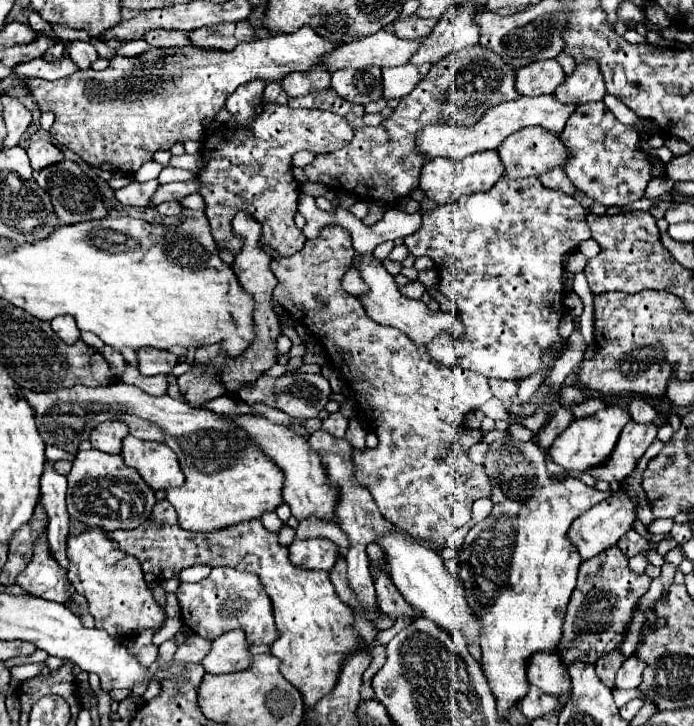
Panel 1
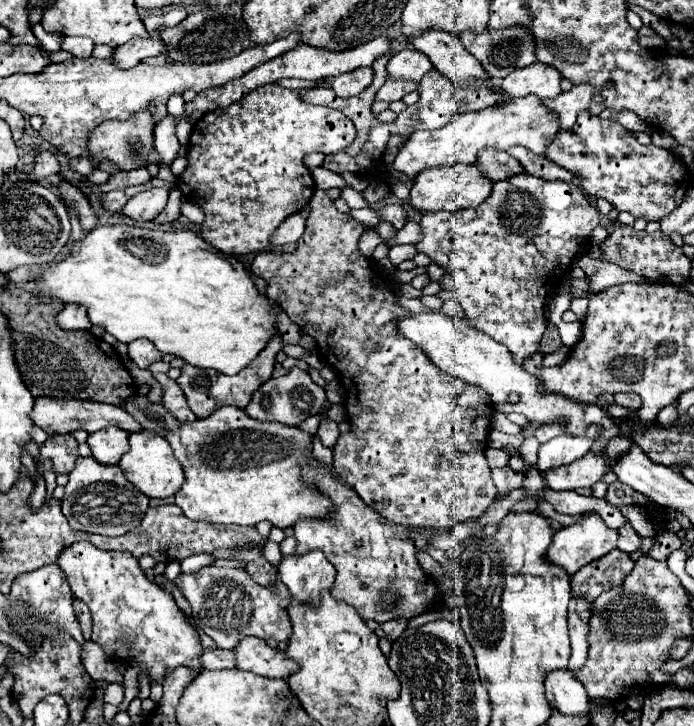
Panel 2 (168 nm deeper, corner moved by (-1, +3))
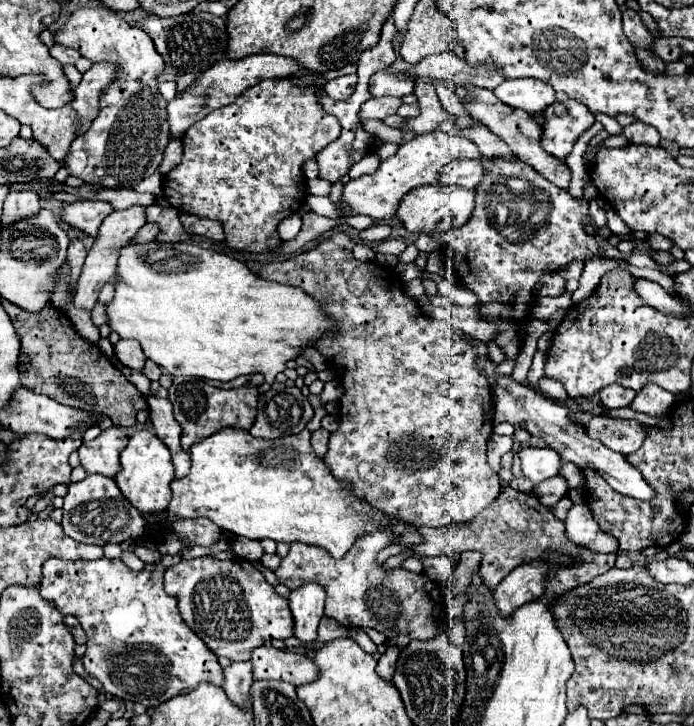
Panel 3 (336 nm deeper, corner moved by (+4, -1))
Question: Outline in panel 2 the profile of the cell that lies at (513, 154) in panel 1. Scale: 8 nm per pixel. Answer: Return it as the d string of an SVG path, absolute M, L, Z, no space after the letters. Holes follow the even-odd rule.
M486 148L486 150L478 152L476 166L492 182L504 180L504 178L514 176L516 172L524 170L524 168L520 168L520 162L516 158L508 156L506 152L492 152L492 148Z

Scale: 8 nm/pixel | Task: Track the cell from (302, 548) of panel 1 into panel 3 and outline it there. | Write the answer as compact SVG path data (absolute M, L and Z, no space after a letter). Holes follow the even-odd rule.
M305 582L289 594L289 608L295 618L295 636L301 642L317 638L317 626L323 618L325 588L317 582Z

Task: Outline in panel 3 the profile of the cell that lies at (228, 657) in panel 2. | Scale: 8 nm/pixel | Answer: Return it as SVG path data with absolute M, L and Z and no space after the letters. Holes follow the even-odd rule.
M231 662L227 668L223 668L223 690L233 702L247 702L251 684L251 662Z

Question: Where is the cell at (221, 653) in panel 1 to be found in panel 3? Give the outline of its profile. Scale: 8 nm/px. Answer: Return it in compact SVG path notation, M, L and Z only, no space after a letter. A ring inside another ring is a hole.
M259 646L251 652L253 680L285 680L293 686L301 686L317 680L319 670L311 658L279 650L273 646Z

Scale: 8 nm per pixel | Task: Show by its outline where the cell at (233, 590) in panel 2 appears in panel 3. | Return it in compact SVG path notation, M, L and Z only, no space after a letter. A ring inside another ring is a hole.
M193 558L179 562L165 572L165 592L179 602L179 612L185 624L217 654L229 660L249 660L251 650L263 646L267 640L285 640L293 636L293 616L287 604L287 598L279 596L275 588L265 580L265 576L245 560L213 560Z

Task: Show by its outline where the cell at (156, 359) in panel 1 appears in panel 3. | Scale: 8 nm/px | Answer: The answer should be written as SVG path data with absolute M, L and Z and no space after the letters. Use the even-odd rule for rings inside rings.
M119 340L115 344L115 356L119 362L133 370L143 370L143 364L147 360L145 352L141 350L141 344L137 340Z

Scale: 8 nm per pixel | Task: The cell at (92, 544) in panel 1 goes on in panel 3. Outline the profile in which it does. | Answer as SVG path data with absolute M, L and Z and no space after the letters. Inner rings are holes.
M51 558L43 564L41 596L55 602L63 614L73 614L87 632L87 654L83 658L85 670L95 676L107 694L123 700L139 702L155 708L181 692L193 690L199 682L221 686L223 670L207 644L183 622L177 600L163 590L165 568L161 564L147 564L143 572L133 572L123 560L59 560Z

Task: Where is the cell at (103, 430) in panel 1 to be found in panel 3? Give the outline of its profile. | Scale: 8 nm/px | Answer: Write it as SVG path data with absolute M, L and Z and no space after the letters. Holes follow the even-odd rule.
M105 428L95 440L83 442L79 448L81 466L87 474L101 474L113 478L119 470L119 454L127 446L127 432L123 428Z

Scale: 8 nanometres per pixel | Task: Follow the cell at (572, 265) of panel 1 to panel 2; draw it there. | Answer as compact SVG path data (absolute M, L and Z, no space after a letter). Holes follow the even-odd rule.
M580 256L576 260L576 264L586 272L588 276L588 282L590 286L586 288L588 292L600 292L604 288L610 288L610 286L616 286L616 284L648 284L648 280L644 280L642 276L618 266L618 264L612 264L612 262L604 262L604 260L592 260L590 256Z

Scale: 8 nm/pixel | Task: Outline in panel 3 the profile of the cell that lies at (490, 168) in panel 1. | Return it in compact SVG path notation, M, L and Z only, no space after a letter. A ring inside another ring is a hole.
M445 184L419 186L403 196L403 200L399 202L397 218L413 234L423 234L423 232L431 232L431 230L443 232L443 230L459 228L471 218L473 200L475 200L475 190L467 190L467 188L459 188L459 186L445 186Z

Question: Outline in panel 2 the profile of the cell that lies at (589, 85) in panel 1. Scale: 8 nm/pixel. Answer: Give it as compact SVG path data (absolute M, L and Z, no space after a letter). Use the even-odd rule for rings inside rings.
M578 84L570 92L562 92L558 98L544 100L544 106L556 114L560 130L570 130L578 118L580 112L600 114L604 108L600 104L592 104L592 88L588 84Z

